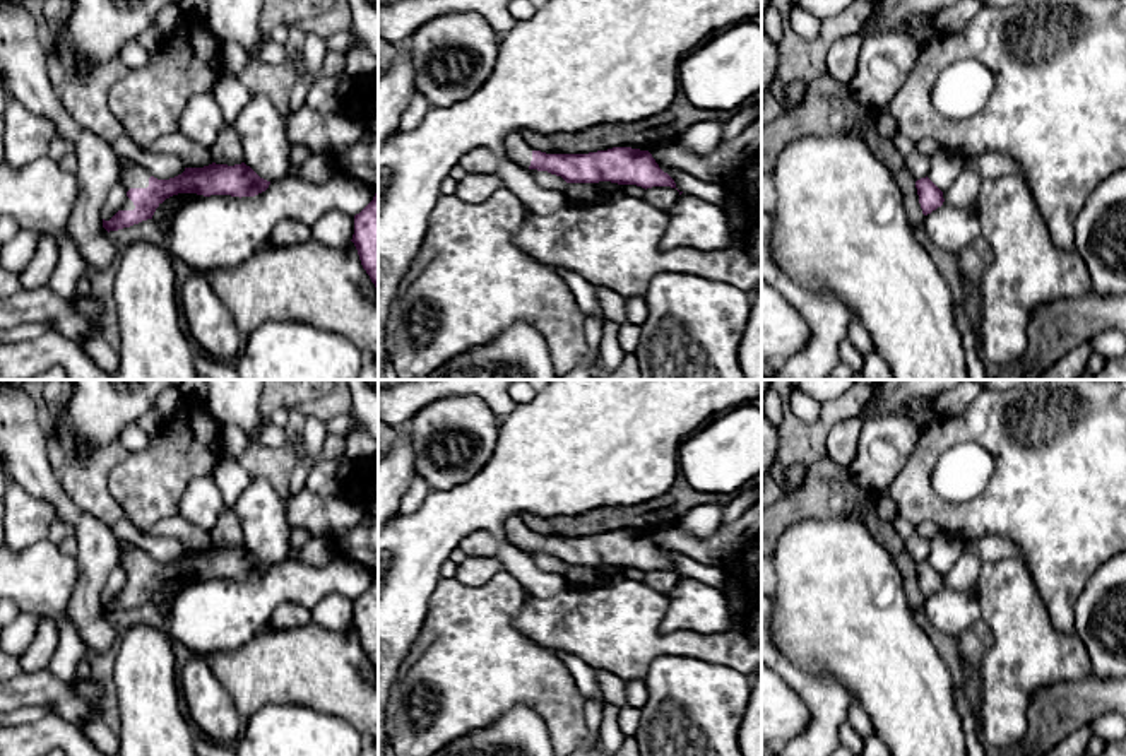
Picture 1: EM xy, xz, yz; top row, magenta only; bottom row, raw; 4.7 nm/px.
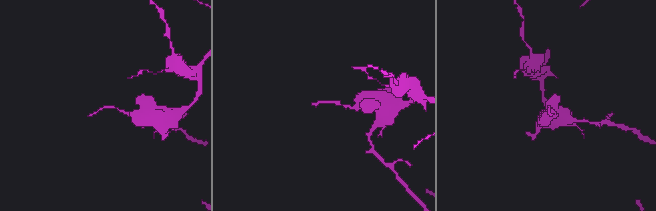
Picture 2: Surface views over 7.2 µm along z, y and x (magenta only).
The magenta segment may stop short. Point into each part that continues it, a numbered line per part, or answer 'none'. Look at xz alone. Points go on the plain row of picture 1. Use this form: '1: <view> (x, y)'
1: xz (517, 534)

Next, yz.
none

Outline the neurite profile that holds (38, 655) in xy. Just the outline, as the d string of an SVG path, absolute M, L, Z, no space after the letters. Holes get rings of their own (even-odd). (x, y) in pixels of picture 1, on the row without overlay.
M38 616L38 633L26 653L19 659L22 670L26 674L48 670L56 641L58 619L50 616Z

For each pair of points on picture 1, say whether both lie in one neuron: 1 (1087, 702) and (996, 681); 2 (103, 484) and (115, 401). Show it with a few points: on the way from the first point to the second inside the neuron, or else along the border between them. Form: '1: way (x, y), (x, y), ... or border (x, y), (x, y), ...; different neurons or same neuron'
1: border (1078, 679), (1043, 686), (1029, 703), (1025, 727); different neurons
2: border (117, 438), (98, 445), (82, 459), (72, 450); different neurons

